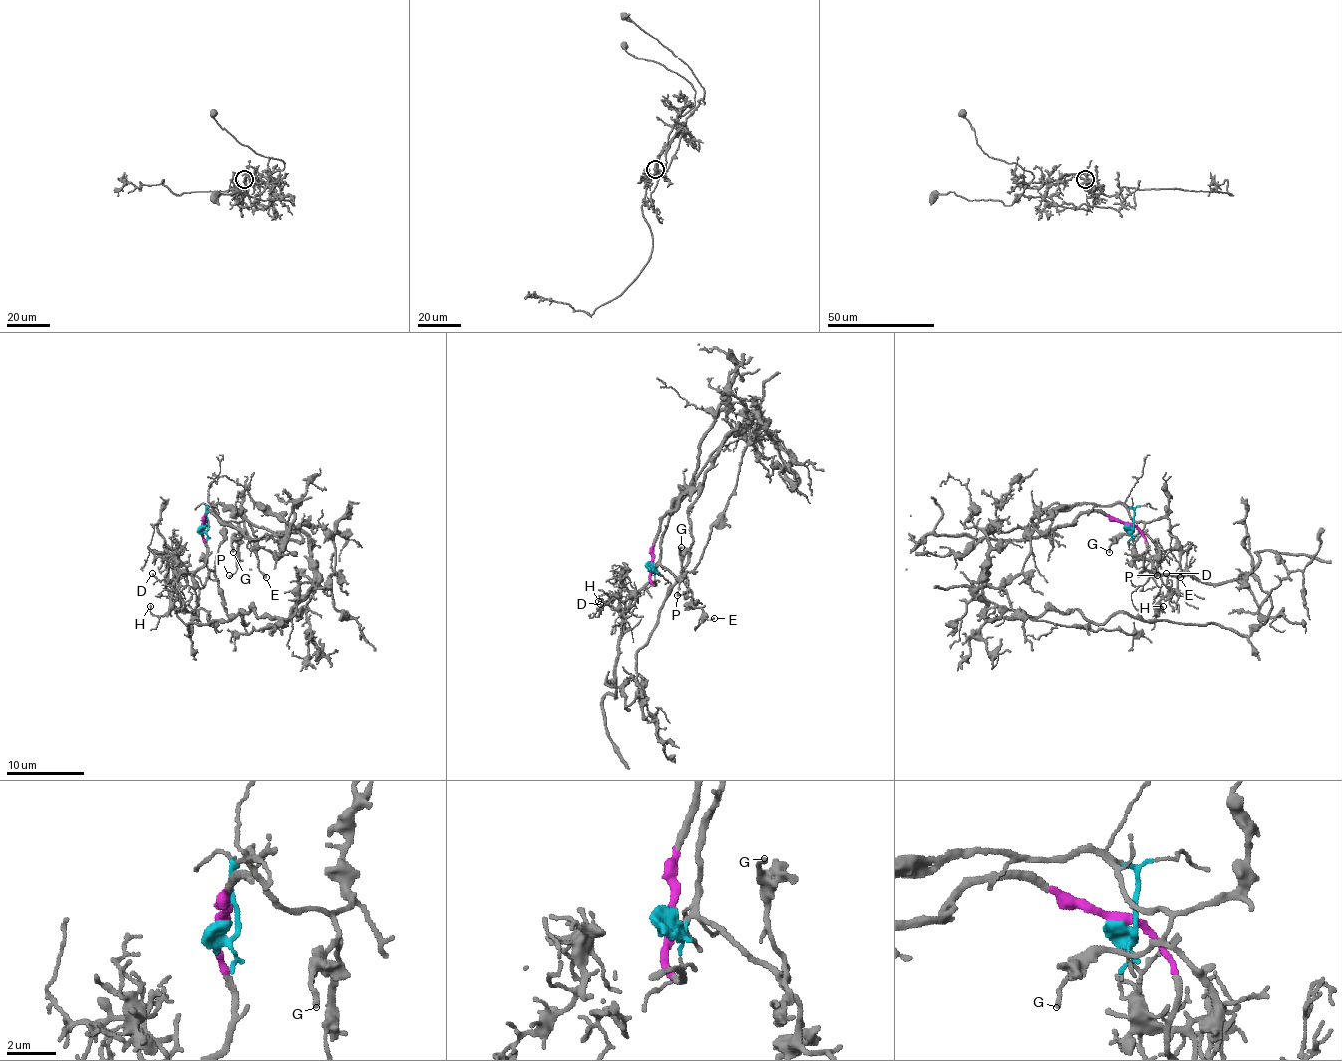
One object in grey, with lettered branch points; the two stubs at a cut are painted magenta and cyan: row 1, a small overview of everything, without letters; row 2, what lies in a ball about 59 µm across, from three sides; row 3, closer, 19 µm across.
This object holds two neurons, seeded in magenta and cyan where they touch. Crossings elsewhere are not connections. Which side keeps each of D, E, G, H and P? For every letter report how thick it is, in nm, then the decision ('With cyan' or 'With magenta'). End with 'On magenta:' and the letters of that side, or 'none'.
D: Thickness 70 nm. With magenta
E: Thickness 140 nm. With cyan
G: Thickness 160 nm. With cyan
H: Thickness 120 nm. With magenta
P: Thickness 140 nm. With cyan
On magenta: D, H

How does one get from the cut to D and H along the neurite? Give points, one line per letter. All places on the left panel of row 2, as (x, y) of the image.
D: (204, 525), (206, 562), (198, 570), (181, 574), (169, 589), (151, 574)
H: (204, 525), (206, 562), (198, 570), (181, 574), (175, 580), (171, 607), (163, 615), (153, 615), (149, 607)

